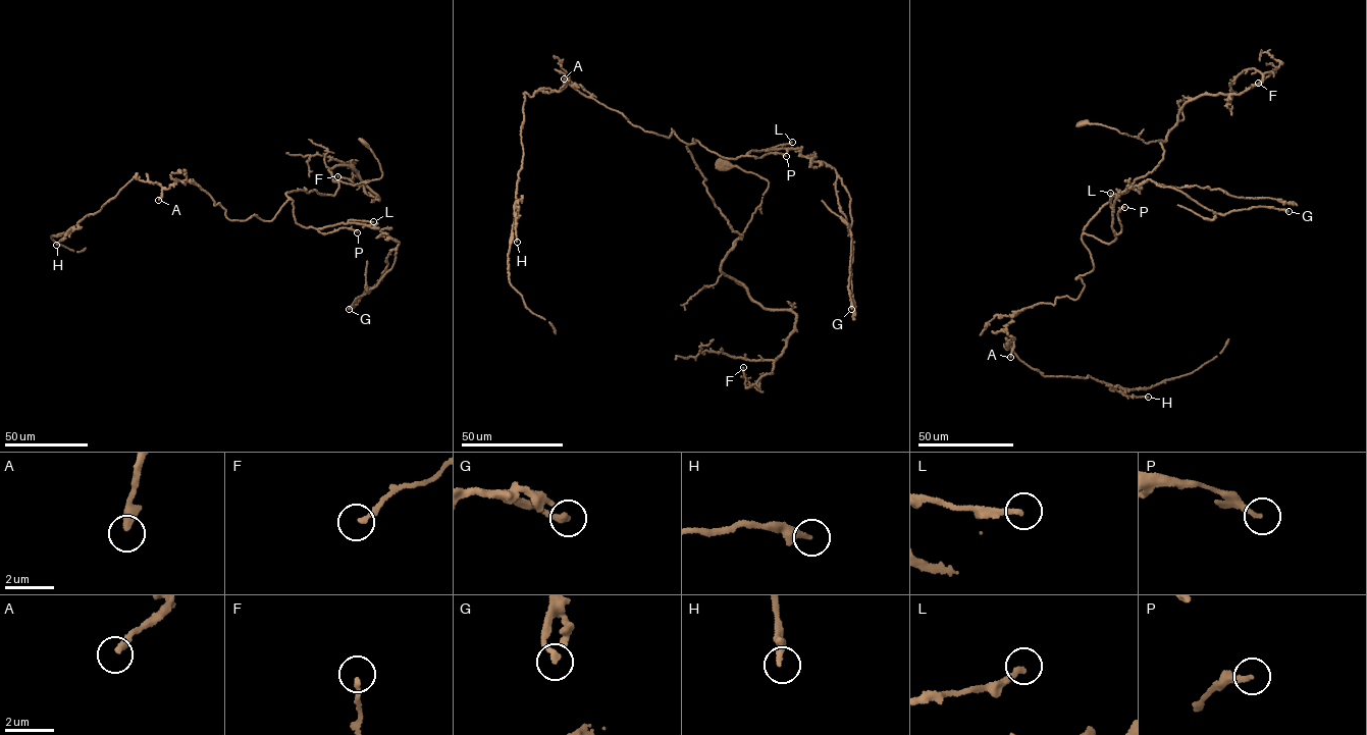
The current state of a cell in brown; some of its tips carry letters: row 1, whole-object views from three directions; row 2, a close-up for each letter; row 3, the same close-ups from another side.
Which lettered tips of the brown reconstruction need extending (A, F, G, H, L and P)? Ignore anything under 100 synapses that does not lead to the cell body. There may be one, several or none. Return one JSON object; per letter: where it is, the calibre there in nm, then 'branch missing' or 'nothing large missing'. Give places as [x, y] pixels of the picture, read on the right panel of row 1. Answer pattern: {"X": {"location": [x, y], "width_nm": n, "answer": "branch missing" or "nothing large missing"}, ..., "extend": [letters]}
{"A": {"location": [1010, 357], "width_nm": 320, "answer": "nothing large missing"}, "F": {"location": [1258, 83], "width_nm": 180, "answer": "nothing large missing"}, "G": {"location": [1289, 211], "width_nm": 260, "answer": "nothing large missing"}, "H": {"location": [1148, 397], "width_nm": 280, "answer": "nothing large missing"}, "L": {"location": [1110, 193], "width_nm": 220, "answer": "nothing large missing"}, "P": {"location": [1124, 207], "width_nm": 200, "answer": "nothing large missing"}, "extend": []}

